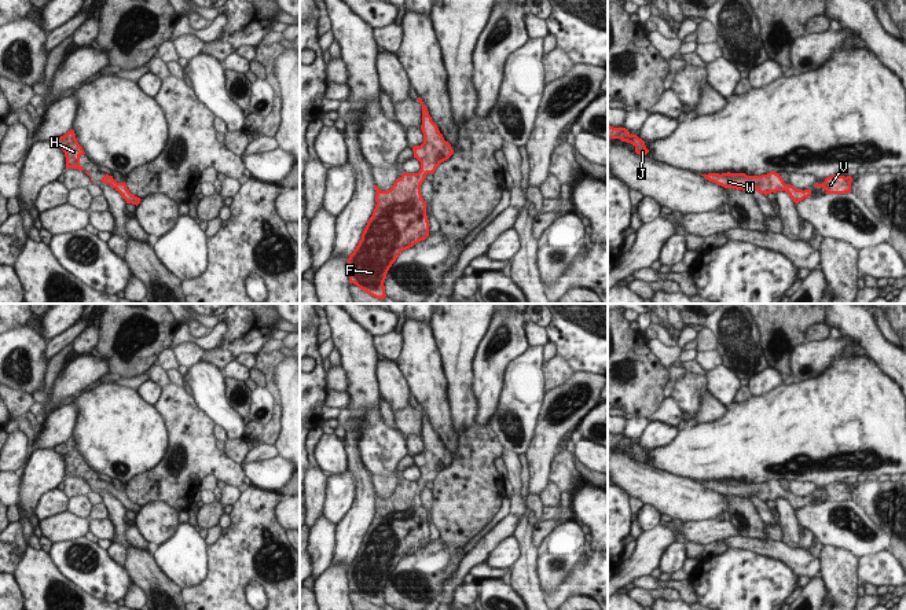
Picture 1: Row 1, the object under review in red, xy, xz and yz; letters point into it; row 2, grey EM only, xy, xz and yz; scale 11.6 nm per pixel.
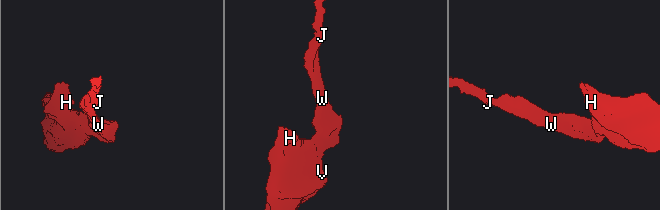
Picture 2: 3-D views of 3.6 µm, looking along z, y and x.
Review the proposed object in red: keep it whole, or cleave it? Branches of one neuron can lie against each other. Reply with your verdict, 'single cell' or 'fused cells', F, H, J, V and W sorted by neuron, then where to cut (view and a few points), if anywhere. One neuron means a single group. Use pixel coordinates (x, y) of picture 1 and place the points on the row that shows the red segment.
single cell; groups F H J V W; cut none

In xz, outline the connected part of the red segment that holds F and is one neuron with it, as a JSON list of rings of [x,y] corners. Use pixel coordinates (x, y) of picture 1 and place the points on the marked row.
[[[421,98],[418,102],[422,104],[423,143],[414,146],[412,151],[414,158],[421,162],[421,170],[401,173],[388,191],[374,185],[375,209],[359,245],[348,258],[349,283],[378,300],[386,297],[384,282],[399,254],[429,236],[421,184],[428,173],[433,174],[436,168],[454,154]]]

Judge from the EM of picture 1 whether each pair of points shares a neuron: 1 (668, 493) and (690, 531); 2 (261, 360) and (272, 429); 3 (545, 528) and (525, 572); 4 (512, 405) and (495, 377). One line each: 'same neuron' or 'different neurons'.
1: different neurons
2: same neuron
3: different neurons
4: different neurons

